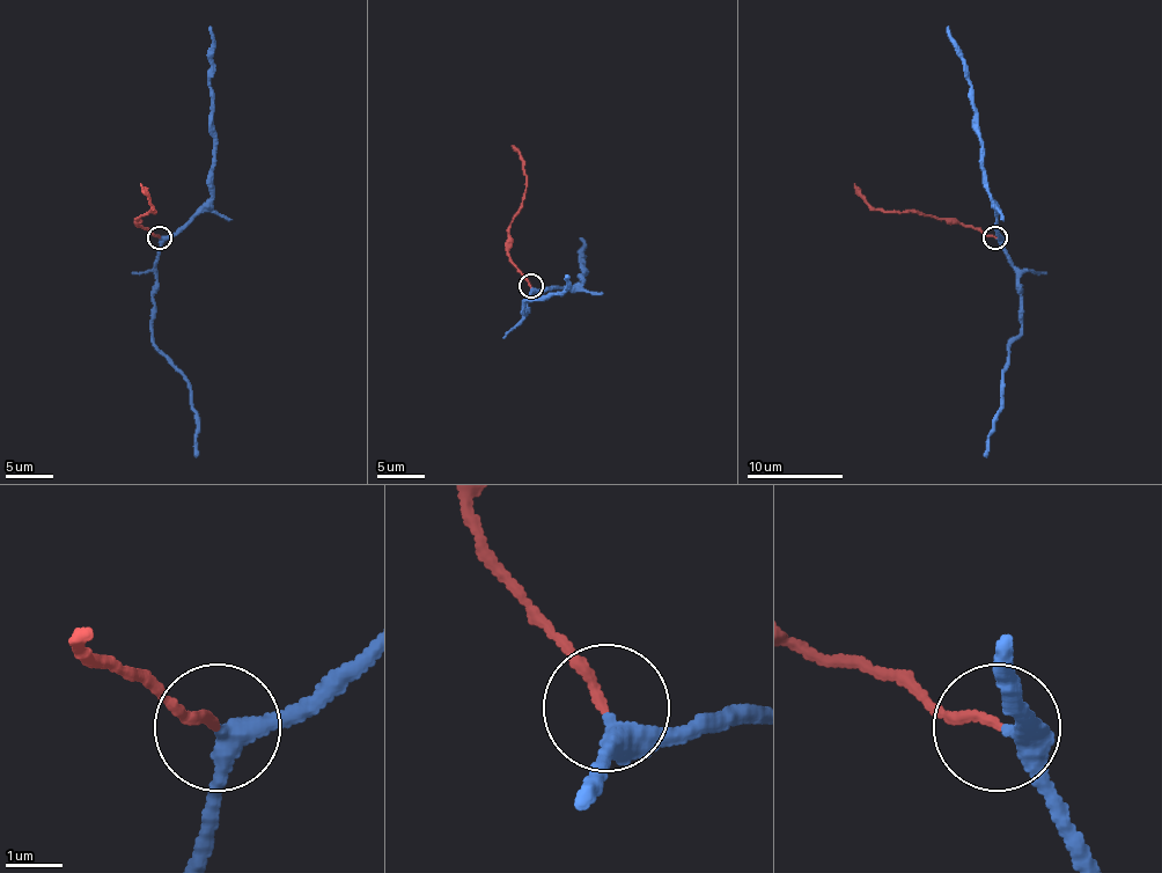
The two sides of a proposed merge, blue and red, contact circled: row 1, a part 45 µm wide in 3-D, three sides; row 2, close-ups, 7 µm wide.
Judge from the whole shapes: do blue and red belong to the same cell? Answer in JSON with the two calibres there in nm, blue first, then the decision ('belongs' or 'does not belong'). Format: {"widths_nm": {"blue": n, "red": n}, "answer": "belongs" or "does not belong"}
{"widths_nm": {"blue": 360, "red": 180}, "answer": "belongs"}

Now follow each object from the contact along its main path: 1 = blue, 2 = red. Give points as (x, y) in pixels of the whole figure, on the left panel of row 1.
1: (160, 237), (151, 334), (155, 349), (186, 382), (196, 420), (193, 456)
2: (160, 237), (137, 224), (148, 212), (155, 212), (141, 183)

